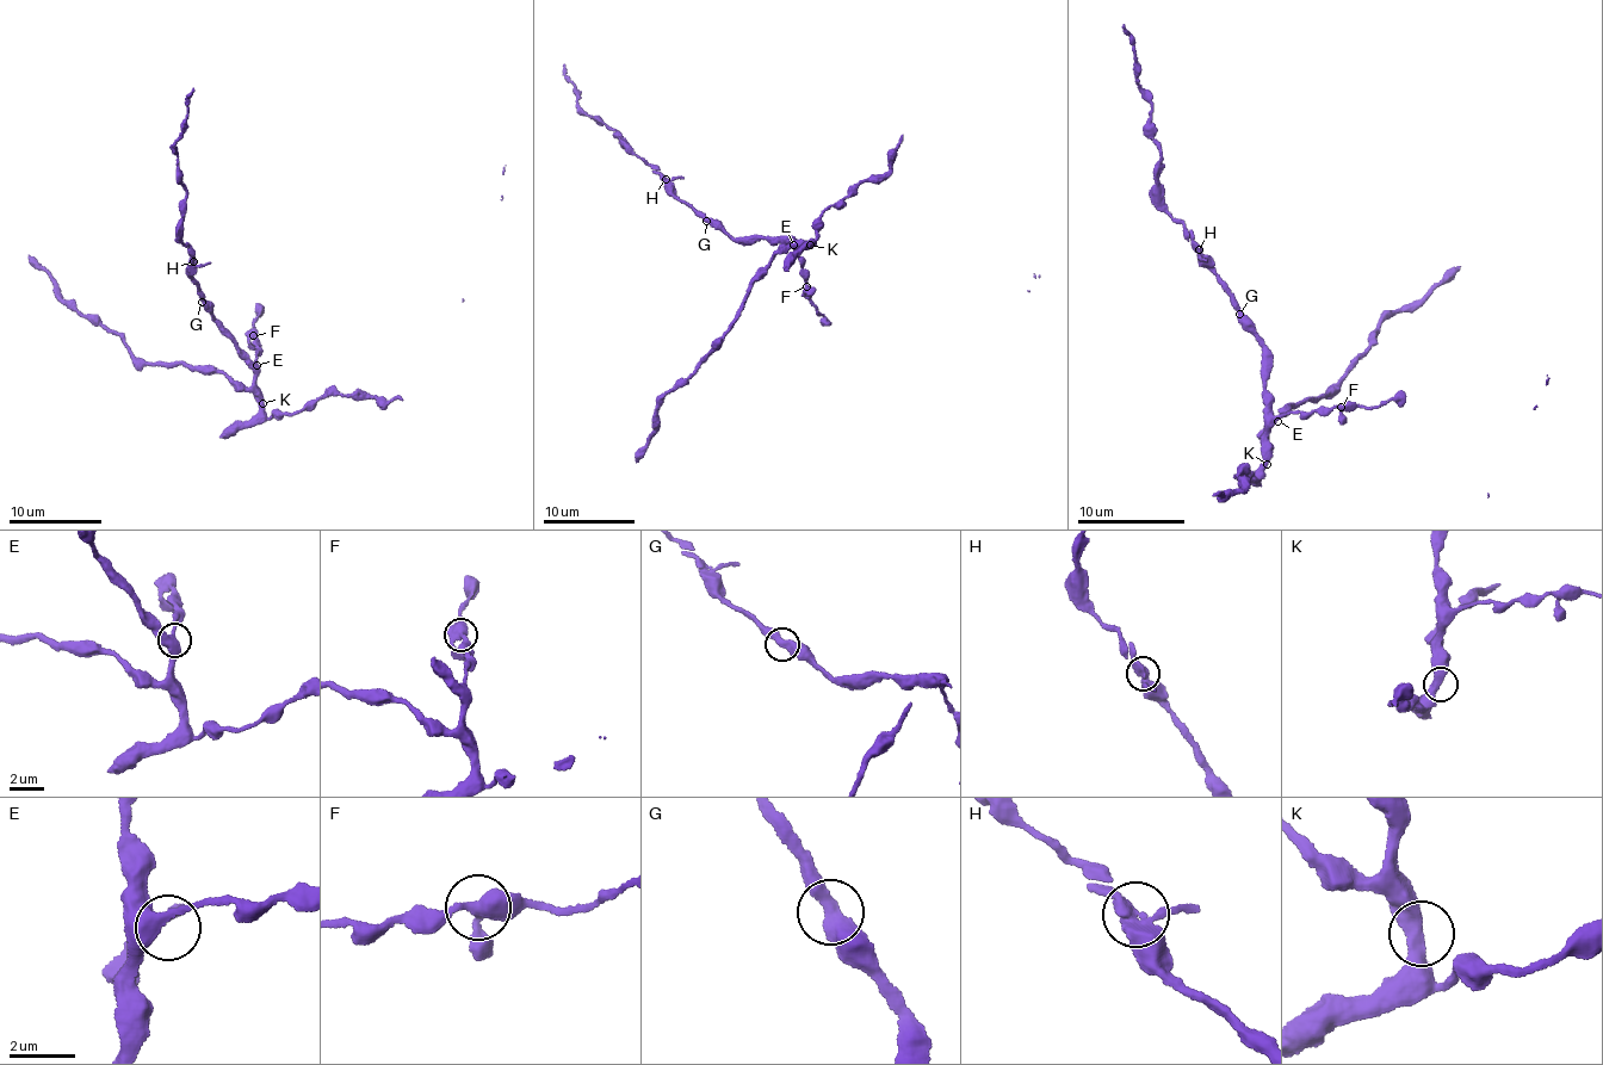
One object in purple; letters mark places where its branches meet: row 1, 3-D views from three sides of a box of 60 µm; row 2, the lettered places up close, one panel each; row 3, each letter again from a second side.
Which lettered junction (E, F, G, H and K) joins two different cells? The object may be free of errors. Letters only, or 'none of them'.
none of them

